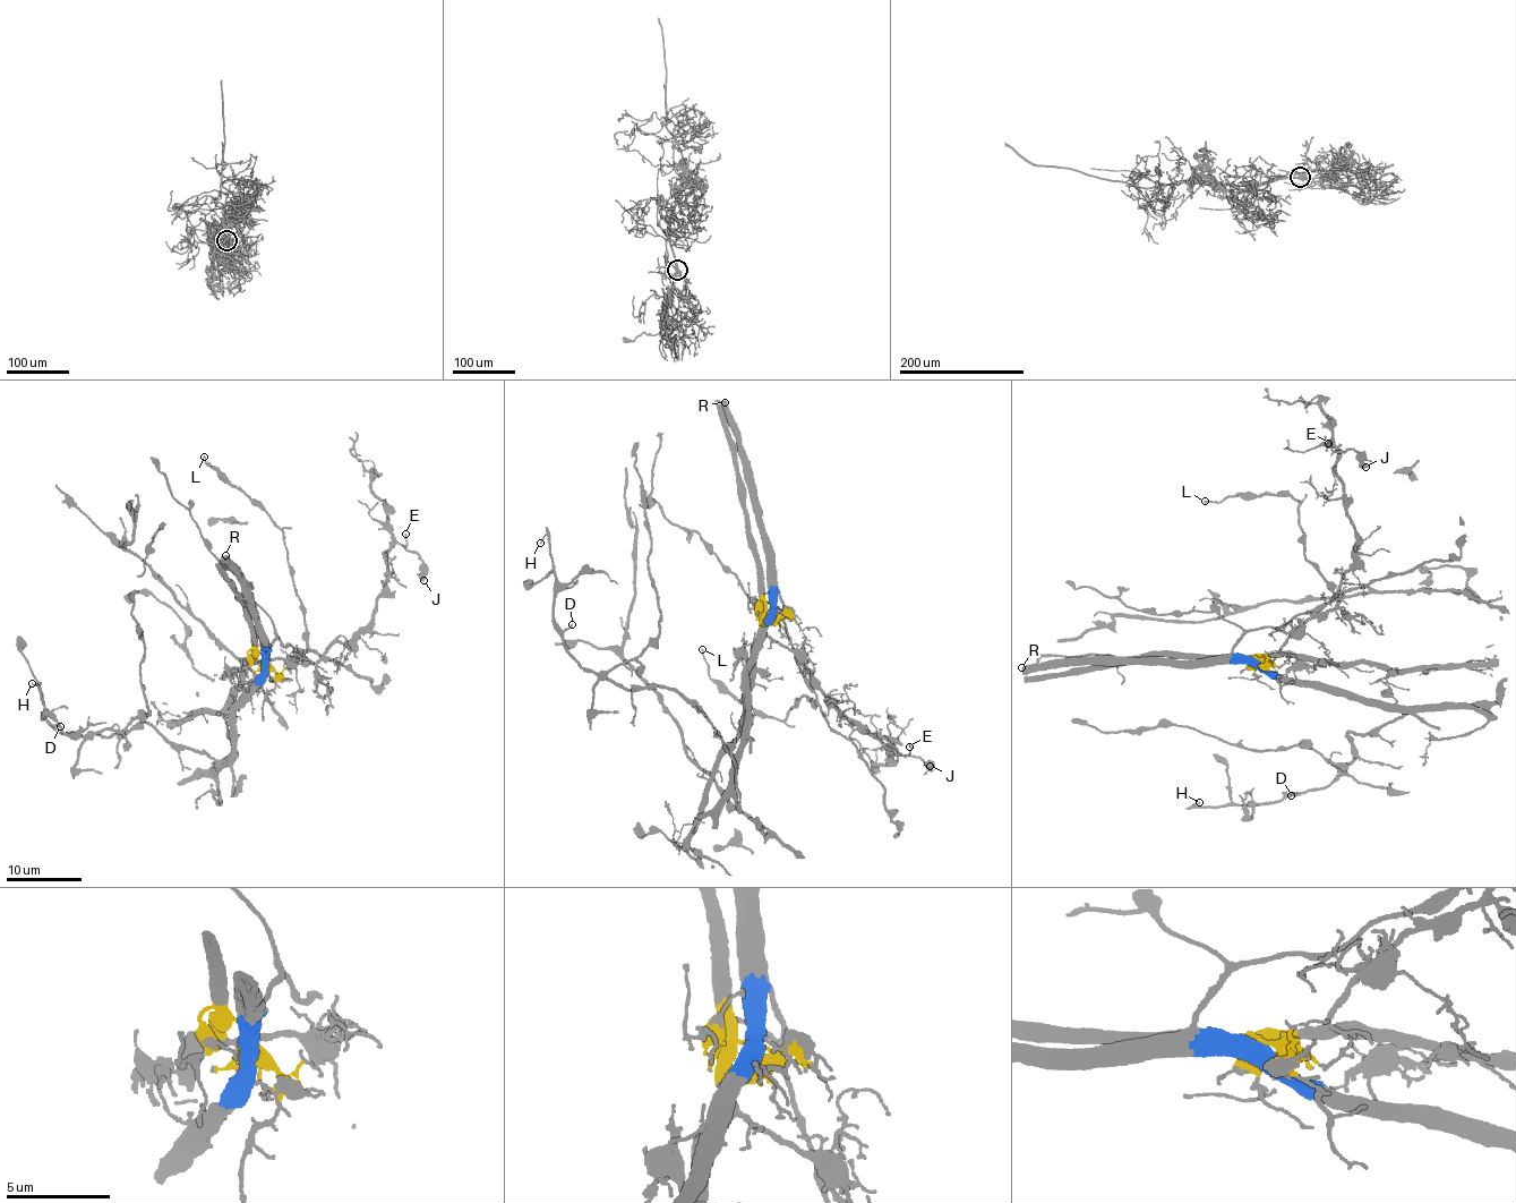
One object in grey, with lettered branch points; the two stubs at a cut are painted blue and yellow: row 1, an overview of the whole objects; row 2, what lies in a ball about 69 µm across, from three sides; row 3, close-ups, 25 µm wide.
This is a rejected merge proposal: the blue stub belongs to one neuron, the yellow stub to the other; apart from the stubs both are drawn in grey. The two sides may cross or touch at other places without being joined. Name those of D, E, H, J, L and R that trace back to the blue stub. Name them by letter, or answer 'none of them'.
D, H, L, R

